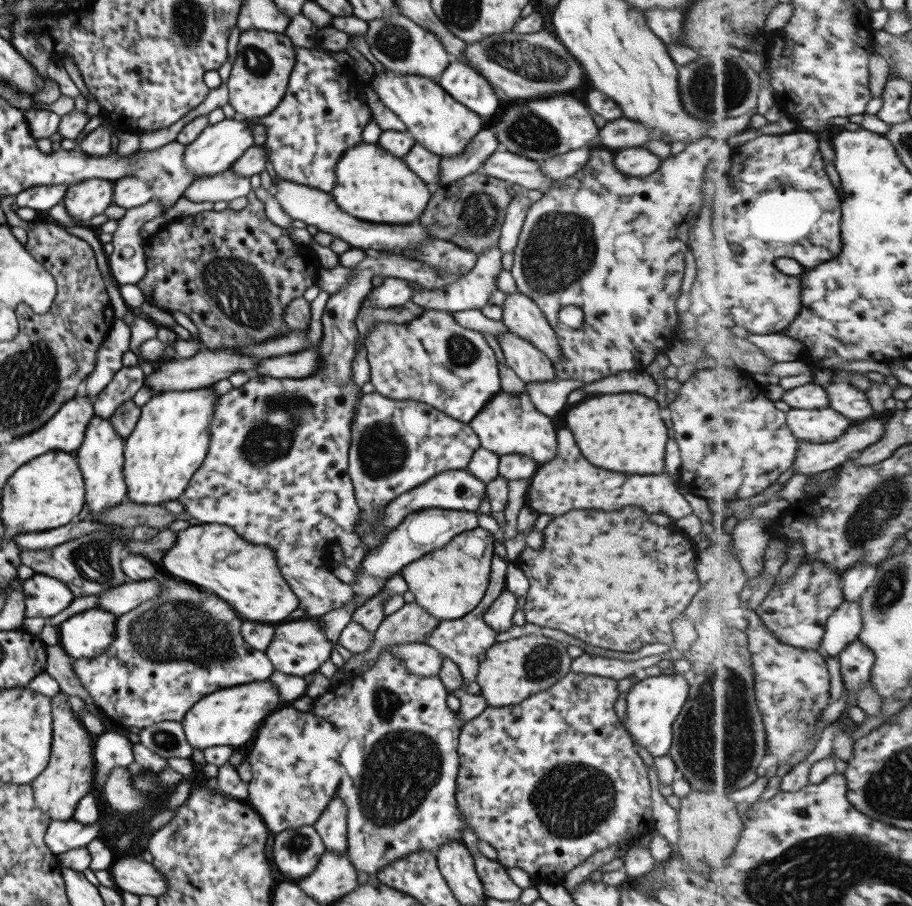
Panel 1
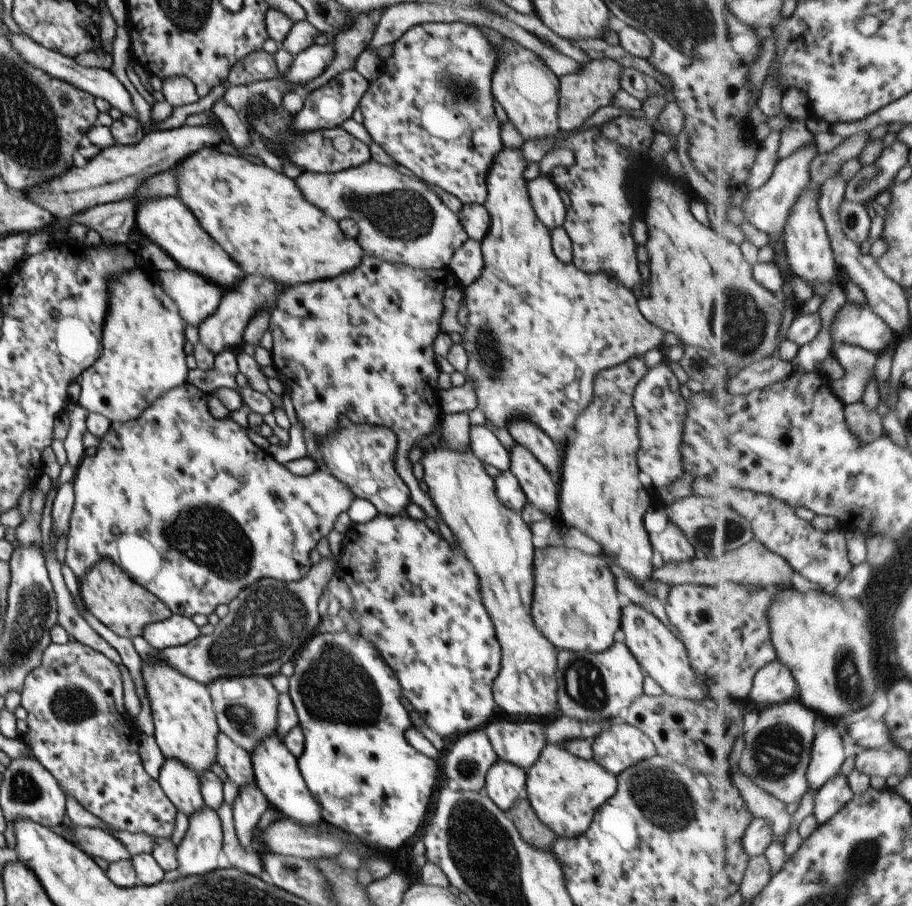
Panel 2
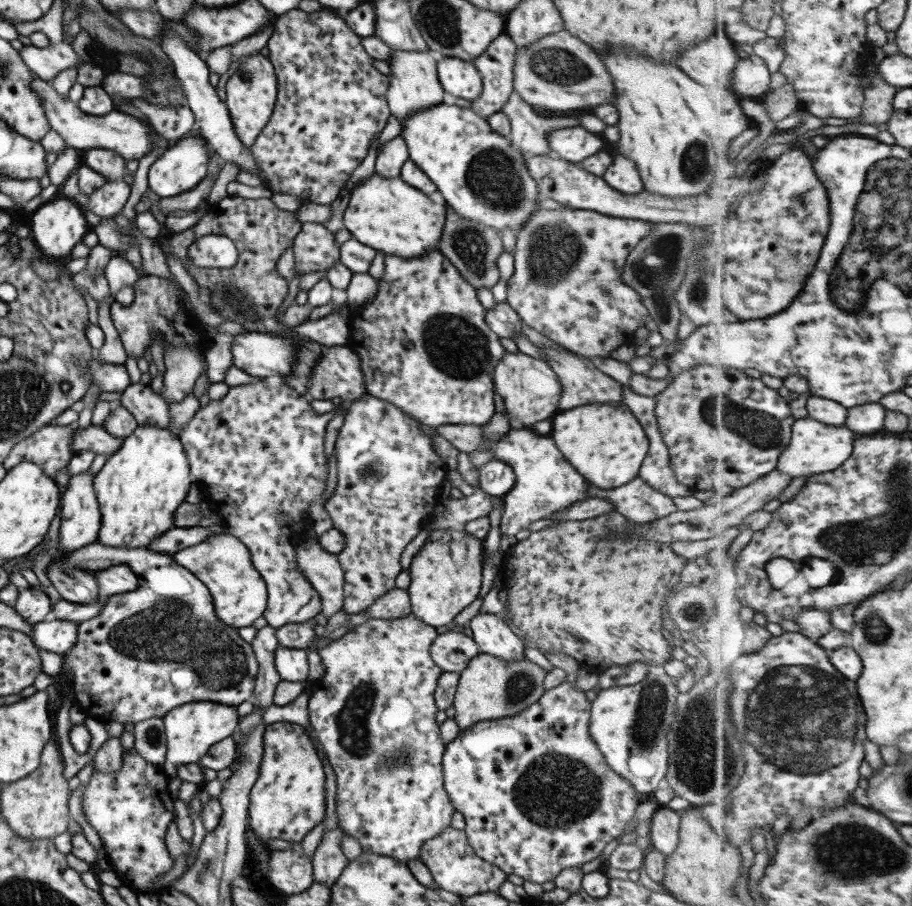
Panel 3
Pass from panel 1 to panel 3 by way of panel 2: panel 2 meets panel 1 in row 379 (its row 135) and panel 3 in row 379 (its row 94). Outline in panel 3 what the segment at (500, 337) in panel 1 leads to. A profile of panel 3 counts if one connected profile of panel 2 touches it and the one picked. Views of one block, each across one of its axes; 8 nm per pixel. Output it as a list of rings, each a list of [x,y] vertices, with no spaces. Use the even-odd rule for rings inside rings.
[[[506,352],[494,366],[492,383],[503,400],[504,410],[510,416],[512,424],[519,427],[530,428],[535,422],[553,416],[557,410],[561,385],[556,374],[541,359],[519,352]]]

